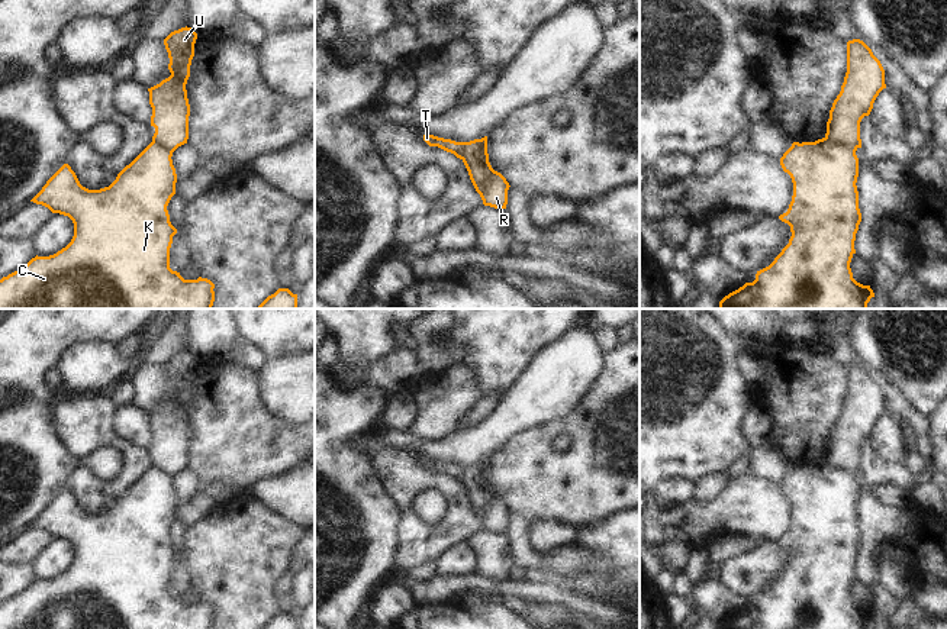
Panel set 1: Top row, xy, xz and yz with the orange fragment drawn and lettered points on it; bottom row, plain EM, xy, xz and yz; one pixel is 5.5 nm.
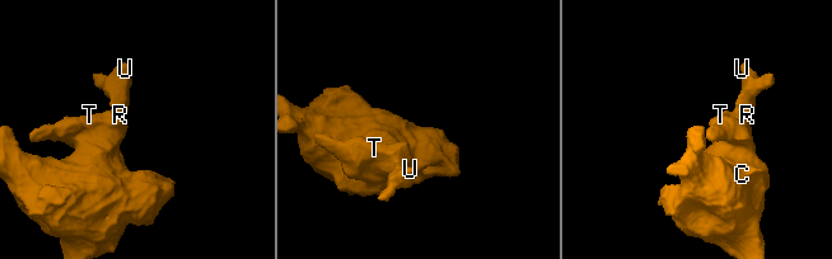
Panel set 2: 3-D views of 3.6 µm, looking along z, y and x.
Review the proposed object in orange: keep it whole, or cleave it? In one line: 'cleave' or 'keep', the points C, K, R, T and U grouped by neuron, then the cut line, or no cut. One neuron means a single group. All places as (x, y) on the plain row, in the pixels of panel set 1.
cleave; C K T / R U; cut in yz along (825, 461), (837, 468), (847, 470), (854, 477)

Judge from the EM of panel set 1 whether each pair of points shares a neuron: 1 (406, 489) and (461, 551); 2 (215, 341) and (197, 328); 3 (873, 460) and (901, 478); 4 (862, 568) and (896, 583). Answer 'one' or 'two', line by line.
1: two
2: one
3: one
4: two

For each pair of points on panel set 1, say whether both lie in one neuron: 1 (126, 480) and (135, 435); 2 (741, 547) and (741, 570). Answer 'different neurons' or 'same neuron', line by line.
1: different neurons
2: different neurons

